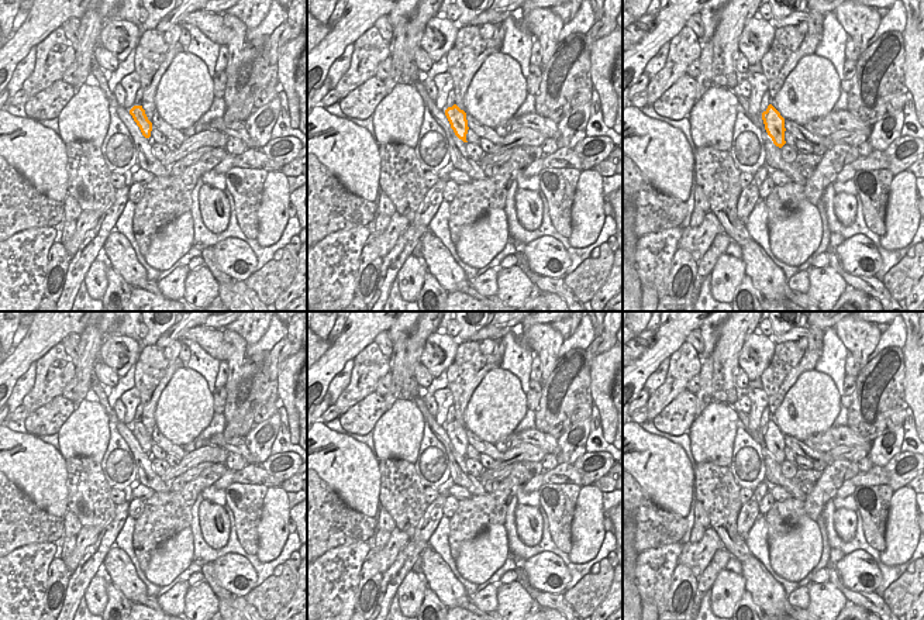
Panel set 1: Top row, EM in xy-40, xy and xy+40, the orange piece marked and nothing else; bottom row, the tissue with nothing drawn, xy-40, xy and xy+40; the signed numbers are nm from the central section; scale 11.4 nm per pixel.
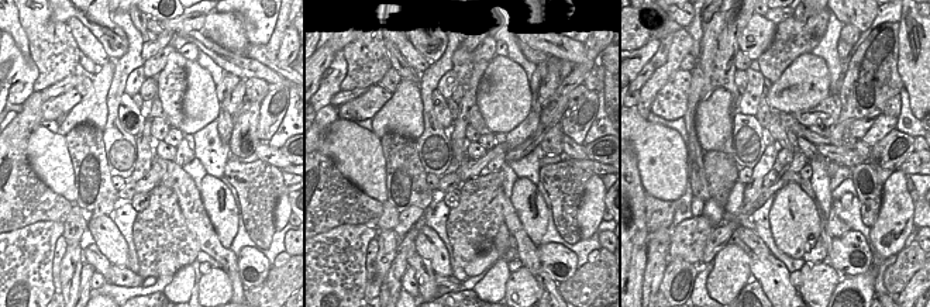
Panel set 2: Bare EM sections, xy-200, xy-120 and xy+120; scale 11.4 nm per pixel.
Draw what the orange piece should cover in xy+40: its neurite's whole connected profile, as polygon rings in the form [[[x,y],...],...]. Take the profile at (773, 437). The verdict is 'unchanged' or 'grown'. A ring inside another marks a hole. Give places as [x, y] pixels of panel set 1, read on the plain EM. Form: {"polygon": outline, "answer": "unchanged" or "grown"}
{"polygon": [[[769,420],[768,424],[762,428],[762,435],[765,440],[765,445],[768,451],[772,454],[773,459],[779,464],[782,464],[785,457],[785,434],[780,431],[780,428]]], "answer": "unchanged"}

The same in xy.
{"polygon": [[[454,420],[452,423],[448,423],[445,426],[445,431],[455,451],[463,458],[468,458],[466,450],[468,450],[469,442],[468,442],[466,428],[461,426],[456,420]]], "answer": "unchanged"}

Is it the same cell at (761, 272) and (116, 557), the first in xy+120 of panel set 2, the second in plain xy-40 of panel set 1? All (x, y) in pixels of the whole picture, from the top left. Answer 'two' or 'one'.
one

